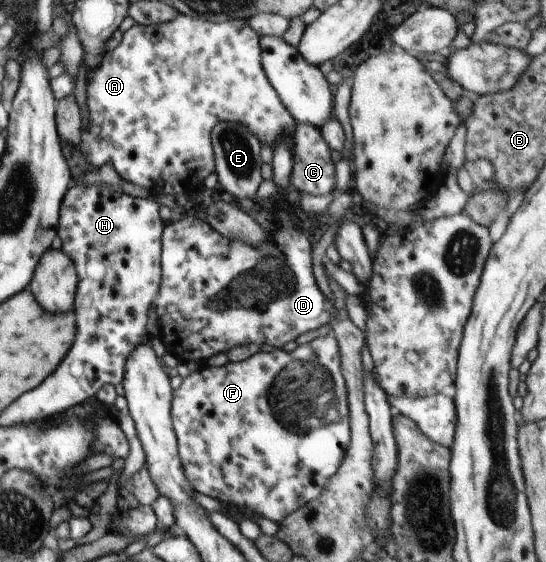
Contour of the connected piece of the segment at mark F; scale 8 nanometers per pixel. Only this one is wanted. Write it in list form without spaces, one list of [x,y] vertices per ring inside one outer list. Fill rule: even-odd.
[[[330,332],[326,336],[317,337],[308,343],[298,345],[294,351],[287,352],[283,349],[271,352],[259,352],[243,362],[228,362],[222,367],[205,368],[201,366],[187,378],[181,386],[173,391],[171,416],[174,431],[178,442],[178,453],[185,471],[187,480],[196,492],[207,494],[216,498],[222,504],[229,506],[245,507],[255,511],[270,521],[280,524],[288,514],[307,505],[310,500],[315,500],[327,485],[330,478],[337,472],[344,459],[348,444],[350,443],[350,414],[348,411],[348,392],[341,368],[341,355],[336,336]]]

